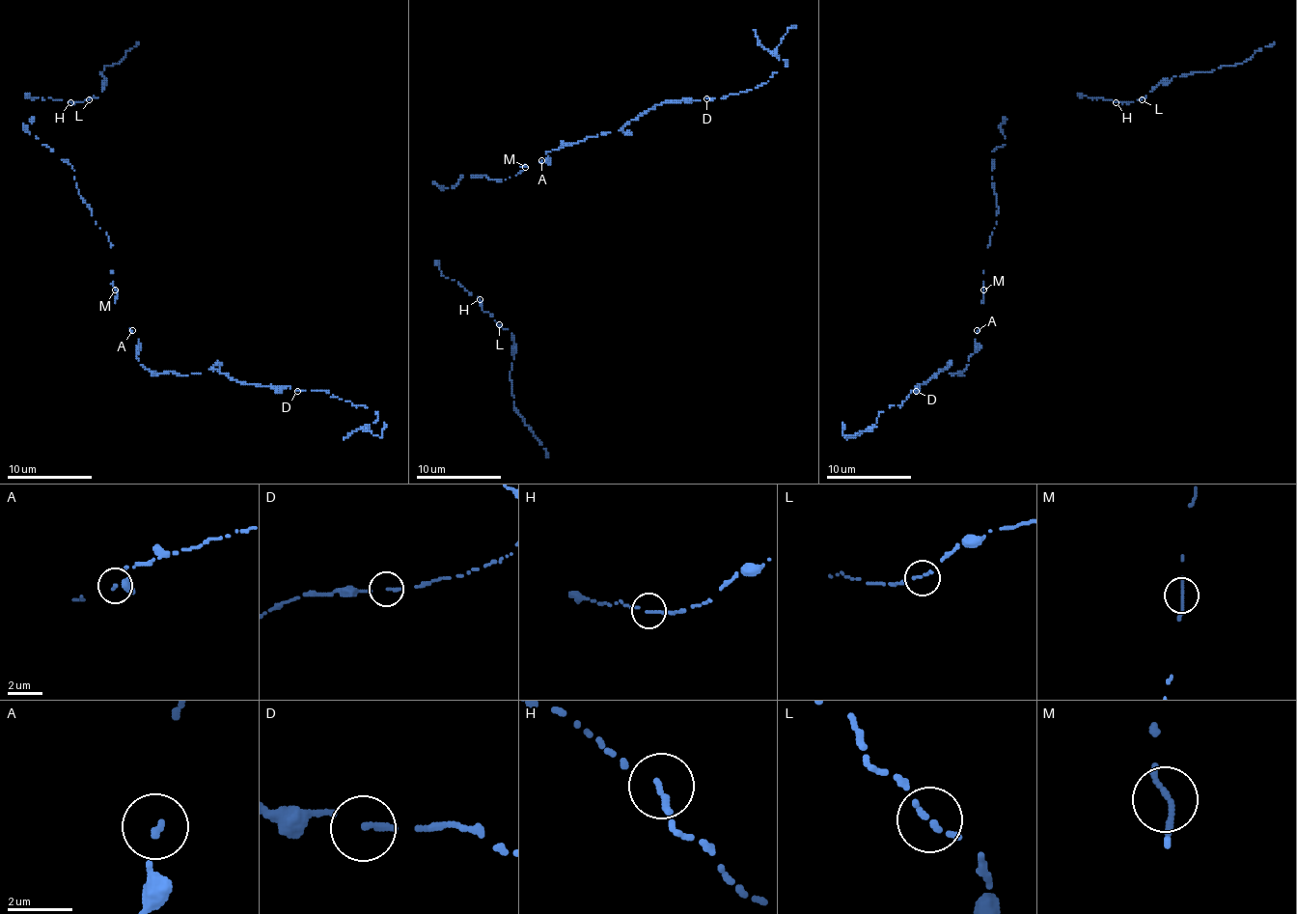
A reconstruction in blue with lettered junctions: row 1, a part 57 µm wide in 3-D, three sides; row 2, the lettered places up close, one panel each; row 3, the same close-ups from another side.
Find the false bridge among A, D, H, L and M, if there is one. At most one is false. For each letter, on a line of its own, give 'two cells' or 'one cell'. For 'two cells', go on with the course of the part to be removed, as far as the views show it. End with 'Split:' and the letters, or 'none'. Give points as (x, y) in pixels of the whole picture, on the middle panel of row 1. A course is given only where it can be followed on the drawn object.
A: one cell
D: one cell
H: one cell
L: one cell
M: one cell
Split: none

